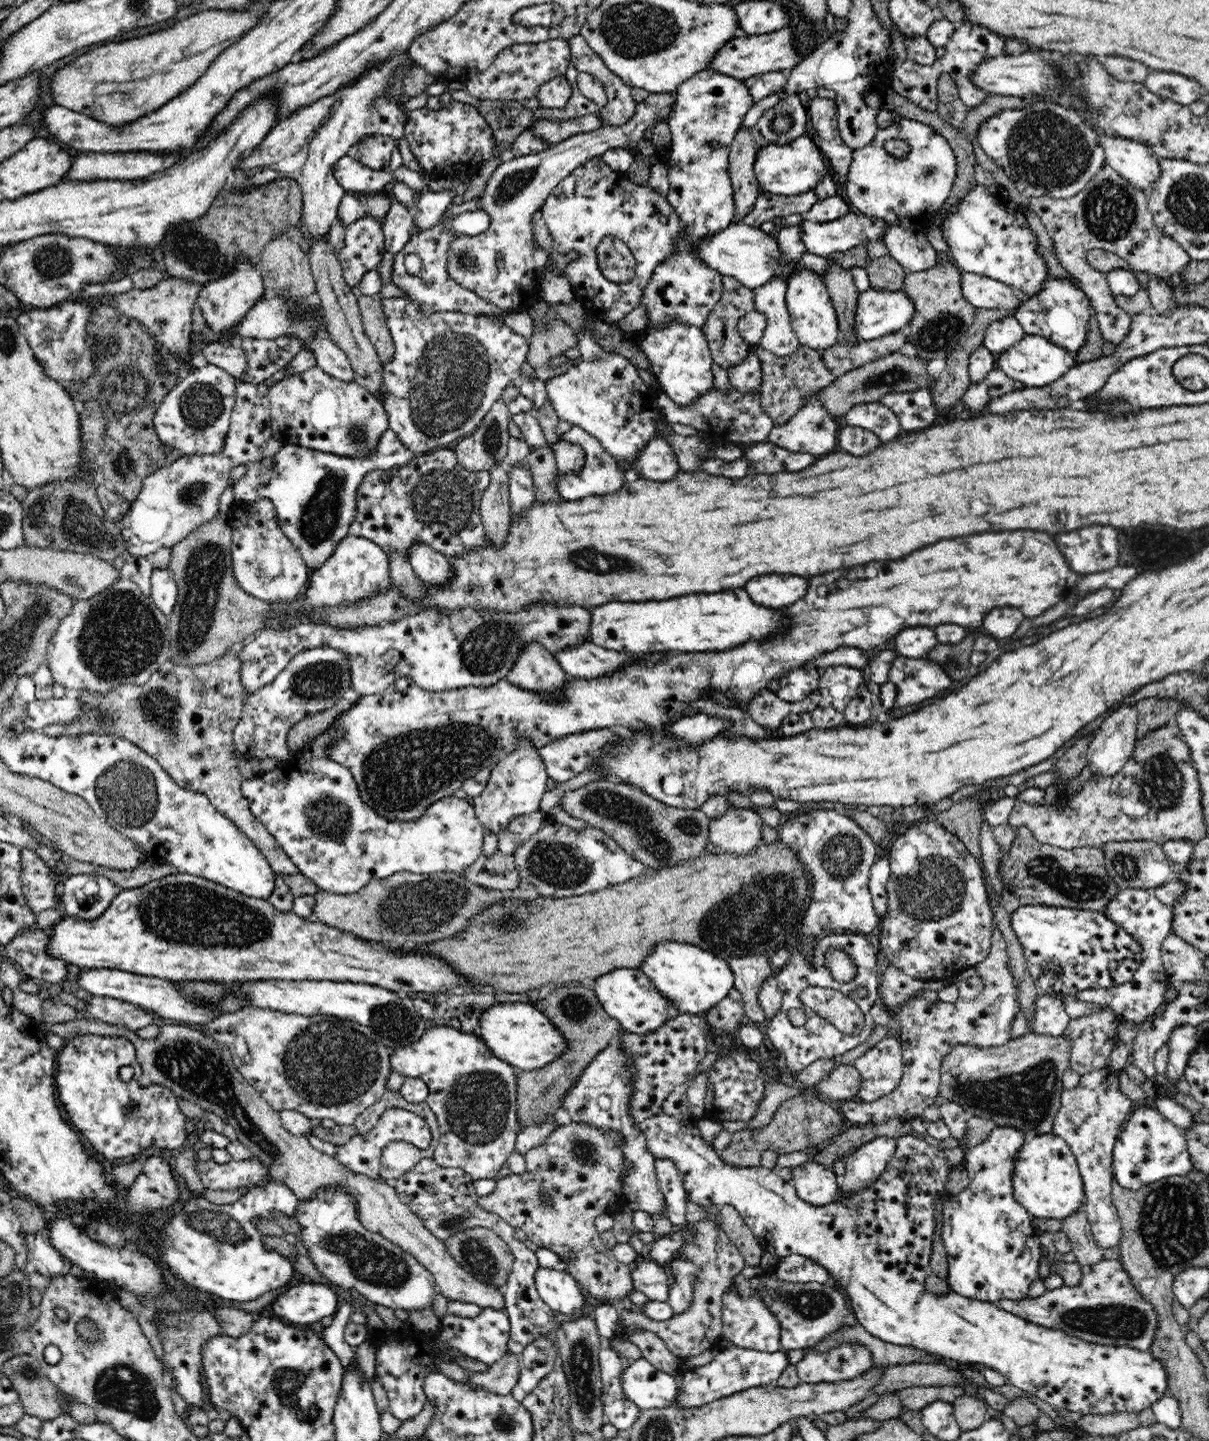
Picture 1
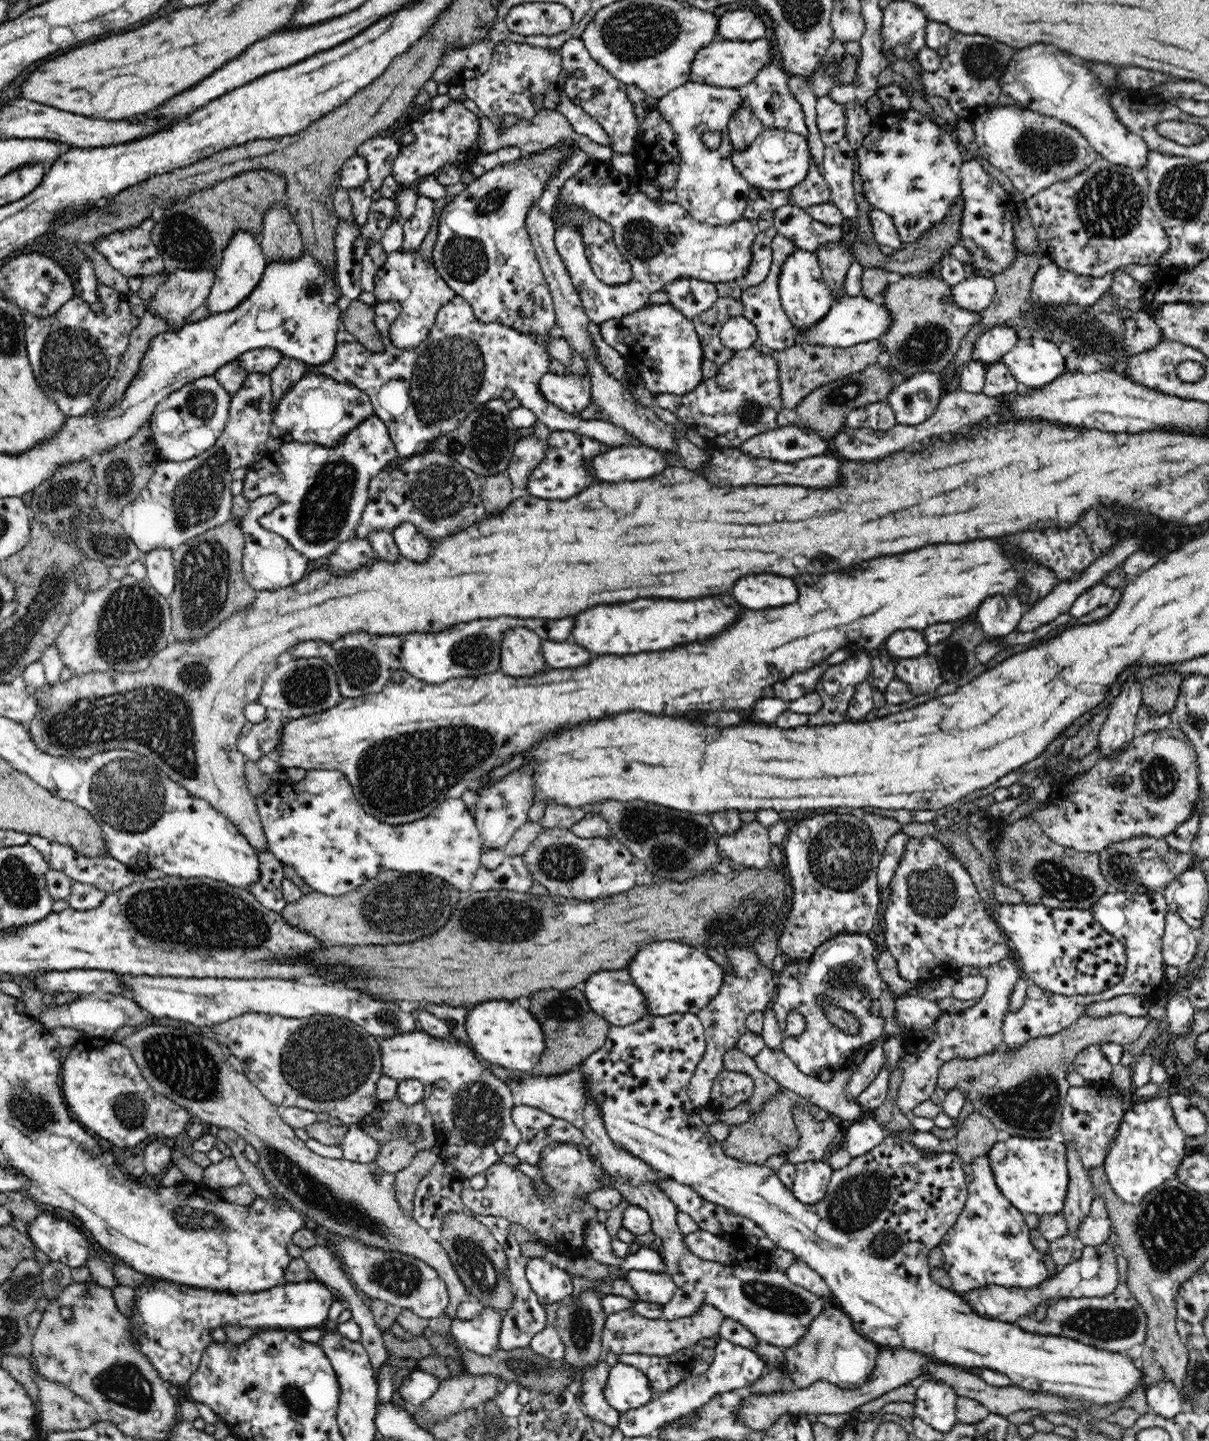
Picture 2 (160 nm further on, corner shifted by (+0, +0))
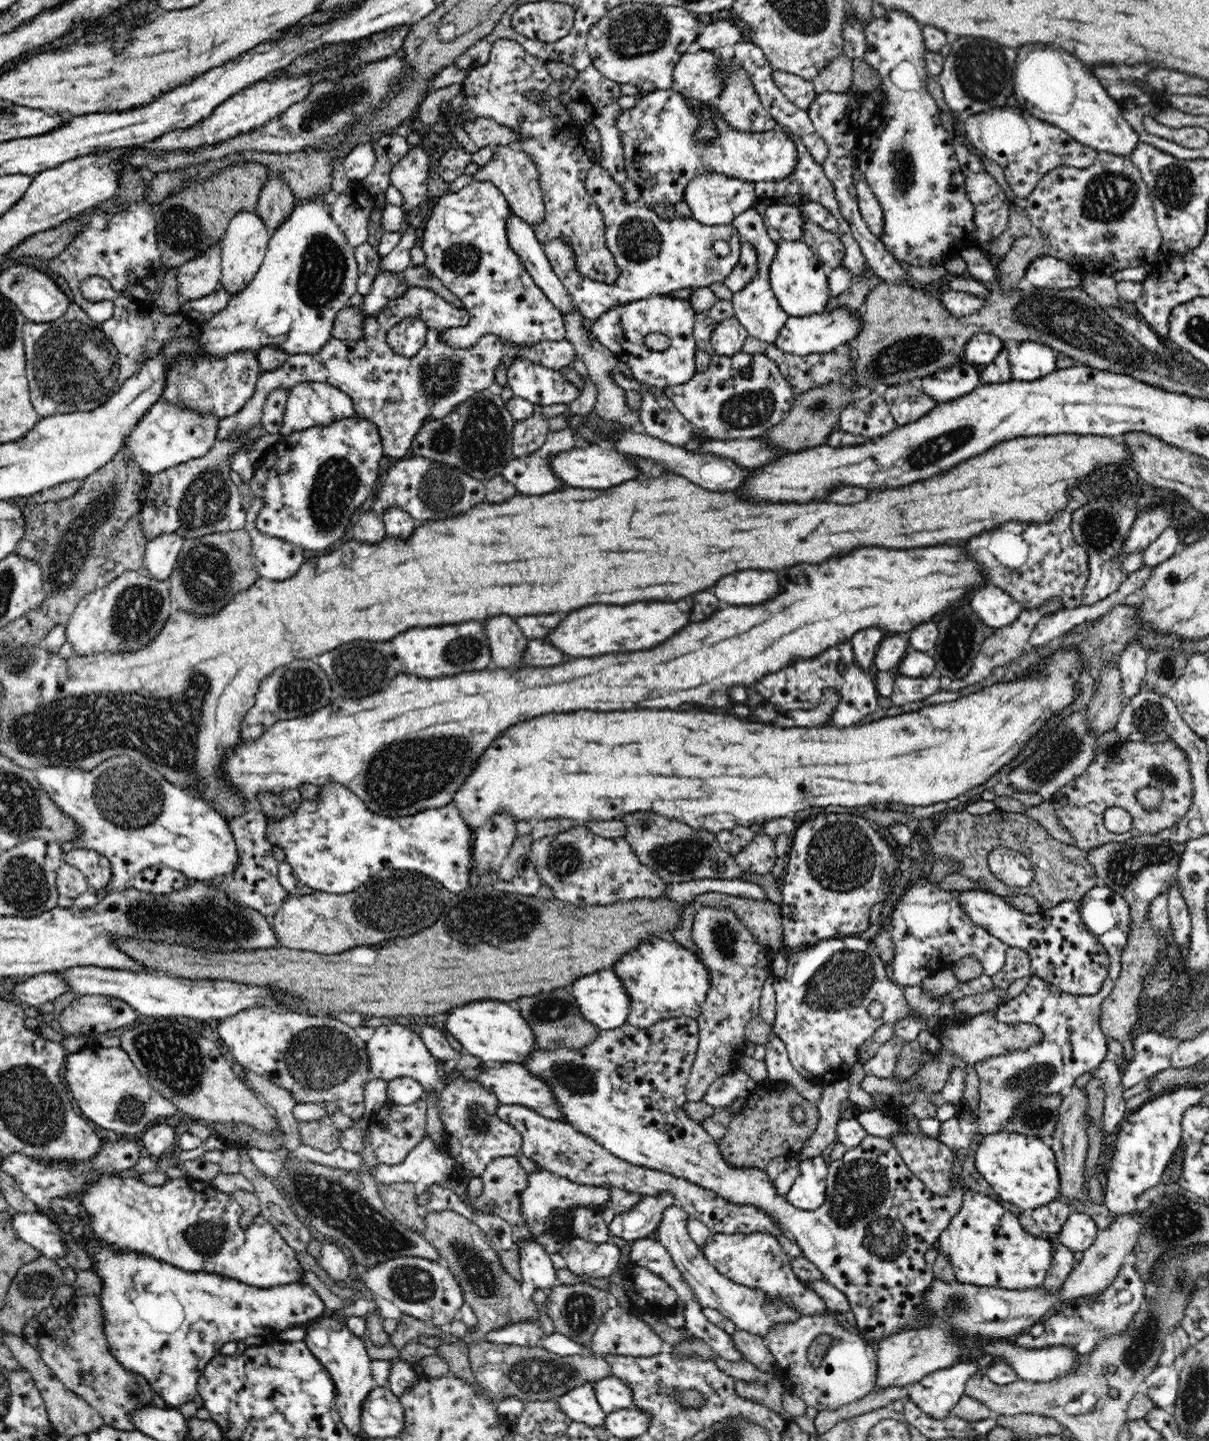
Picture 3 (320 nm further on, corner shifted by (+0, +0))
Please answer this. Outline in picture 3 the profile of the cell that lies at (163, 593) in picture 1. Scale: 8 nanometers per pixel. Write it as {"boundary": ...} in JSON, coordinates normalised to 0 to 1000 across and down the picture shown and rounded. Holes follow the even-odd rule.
{"boundary":[[[144,369],[134,370],[123,375],[120,380],[119,392],[124,400],[139,404],[153,373]]]}

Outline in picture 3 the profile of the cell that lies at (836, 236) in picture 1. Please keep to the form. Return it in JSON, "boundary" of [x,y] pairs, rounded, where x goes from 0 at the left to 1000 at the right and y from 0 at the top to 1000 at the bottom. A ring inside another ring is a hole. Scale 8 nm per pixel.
{"boundary":[[[662,142],[634,143],[633,151],[639,158],[642,158],[646,165],[652,167],[663,167],[663,160],[667,150],[662,145]]]}

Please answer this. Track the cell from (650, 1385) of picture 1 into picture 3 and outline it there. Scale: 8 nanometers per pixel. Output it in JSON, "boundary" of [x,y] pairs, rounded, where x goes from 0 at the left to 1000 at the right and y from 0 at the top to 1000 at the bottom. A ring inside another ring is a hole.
{"boundary":[[[508,954],[494,958],[490,964],[500,980],[507,981],[524,976],[523,964]]]}

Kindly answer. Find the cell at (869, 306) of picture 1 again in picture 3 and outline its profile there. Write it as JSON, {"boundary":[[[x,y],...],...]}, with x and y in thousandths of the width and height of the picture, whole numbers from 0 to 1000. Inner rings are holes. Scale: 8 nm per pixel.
{"boundary":[[[697,212],[680,217],[671,218],[664,220],[652,220],[649,226],[645,228],[645,232],[639,239],[645,244],[652,246],[668,246],[668,246],[682,246],[690,244],[691,241],[696,239],[701,239],[706,237],[712,228],[712,217],[704,217]]]}

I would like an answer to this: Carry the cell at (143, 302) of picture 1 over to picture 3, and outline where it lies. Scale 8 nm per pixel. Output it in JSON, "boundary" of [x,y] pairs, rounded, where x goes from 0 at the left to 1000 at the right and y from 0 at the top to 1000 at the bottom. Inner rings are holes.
{"boundary":[[[182,168],[169,176],[147,185],[147,201],[151,210],[162,208],[181,200],[183,190]]]}

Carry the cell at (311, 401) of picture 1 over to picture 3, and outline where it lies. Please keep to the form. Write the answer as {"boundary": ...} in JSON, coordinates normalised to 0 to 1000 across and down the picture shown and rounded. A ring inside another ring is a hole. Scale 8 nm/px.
{"boundary":[[[251,265],[239,270],[232,300],[237,303],[247,298],[261,296],[271,296],[279,291],[289,289],[294,289],[294,285],[293,285],[293,280],[288,273],[271,266]]]}

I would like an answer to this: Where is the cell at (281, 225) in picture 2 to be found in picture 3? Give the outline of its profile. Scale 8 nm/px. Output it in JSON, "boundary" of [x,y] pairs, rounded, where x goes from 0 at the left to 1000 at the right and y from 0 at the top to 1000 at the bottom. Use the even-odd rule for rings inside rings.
{"boundary":[[[222,118],[222,121],[215,133],[212,146],[224,164],[241,149],[242,145],[244,144],[244,139],[242,131],[230,121],[230,119]]]}

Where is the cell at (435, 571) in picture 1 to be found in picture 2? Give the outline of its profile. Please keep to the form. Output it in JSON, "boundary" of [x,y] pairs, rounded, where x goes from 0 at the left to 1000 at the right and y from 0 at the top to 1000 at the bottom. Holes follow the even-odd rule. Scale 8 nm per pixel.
{"boundary":[[[334,363],[324,368],[325,374],[333,385],[344,390],[351,390],[356,382],[356,377],[341,363]]]}

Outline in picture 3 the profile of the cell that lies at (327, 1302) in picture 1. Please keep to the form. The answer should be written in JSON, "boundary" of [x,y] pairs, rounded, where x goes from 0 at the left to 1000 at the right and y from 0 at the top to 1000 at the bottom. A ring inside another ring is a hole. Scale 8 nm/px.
{"boundary":[[[73,854],[68,859],[68,862],[77,876],[77,882],[79,885],[84,888],[84,895],[83,899],[83,906],[84,906],[84,913],[86,913],[86,926],[89,929],[89,935],[93,942],[103,949],[103,950],[117,955],[117,956],[122,958],[122,960],[126,963],[130,970],[134,975],[139,977],[148,978],[152,973],[157,973],[164,967],[164,959],[166,956],[169,949],[175,945],[179,940],[183,939],[183,935],[189,931],[200,932],[203,929],[208,927],[220,928],[224,924],[233,925],[235,923],[242,921],[254,920],[259,918],[263,915],[270,912],[270,908],[265,901],[265,899],[256,892],[249,890],[242,890],[237,892],[227,892],[223,895],[216,895],[211,892],[207,892],[190,886],[183,886],[182,885],[166,883],[166,883],[154,883],[147,879],[142,879],[136,875],[132,875],[127,872],[119,871],[117,870],[112,870],[112,868],[93,868],[91,864],[88,863],[83,863],[78,856],[75,856]]]}

